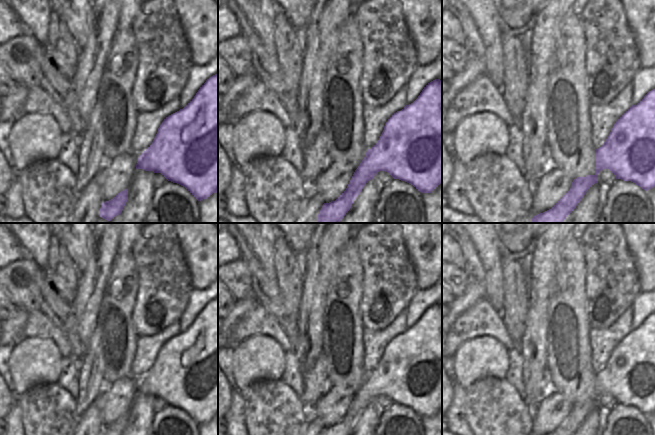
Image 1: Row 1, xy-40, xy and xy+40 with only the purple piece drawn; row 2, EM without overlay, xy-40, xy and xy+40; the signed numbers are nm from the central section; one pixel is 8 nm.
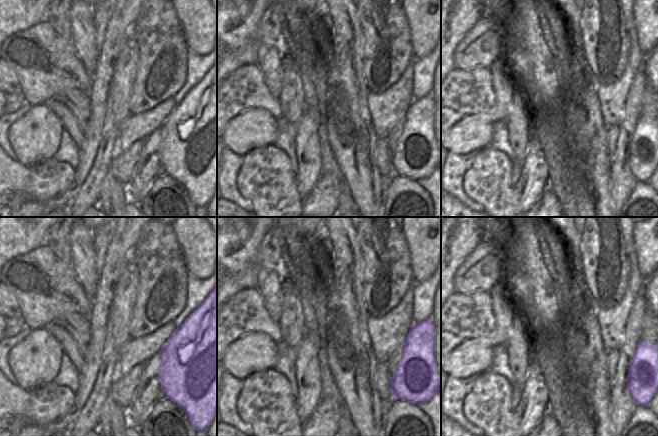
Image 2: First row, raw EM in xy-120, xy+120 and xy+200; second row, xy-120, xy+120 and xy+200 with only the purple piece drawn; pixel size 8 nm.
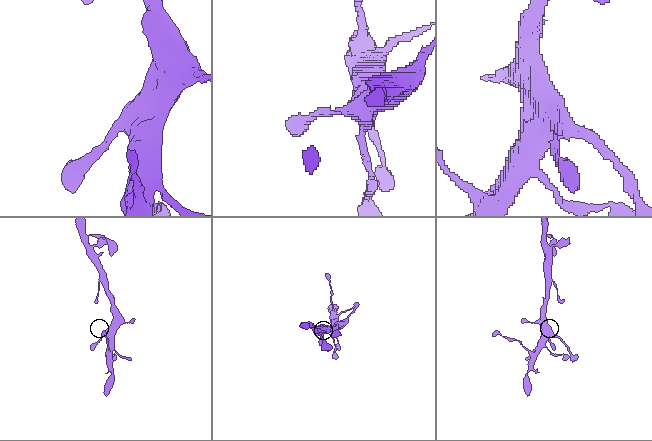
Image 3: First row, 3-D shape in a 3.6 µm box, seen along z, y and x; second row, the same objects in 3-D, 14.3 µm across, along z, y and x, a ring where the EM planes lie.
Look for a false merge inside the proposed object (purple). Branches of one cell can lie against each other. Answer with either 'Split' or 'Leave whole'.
Leave whole.

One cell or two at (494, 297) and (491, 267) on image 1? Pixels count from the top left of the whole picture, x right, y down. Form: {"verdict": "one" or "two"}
{"verdict": "one"}

